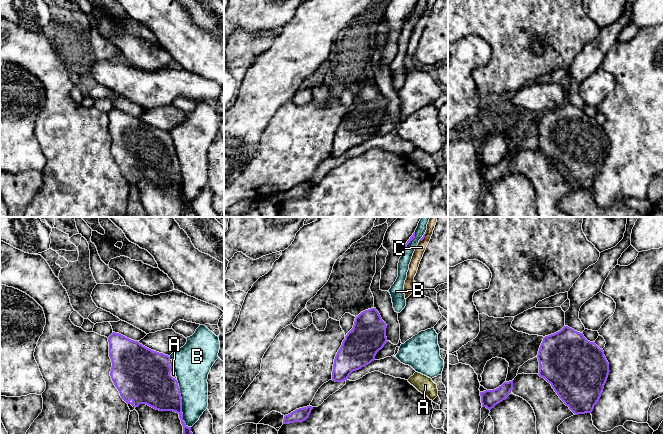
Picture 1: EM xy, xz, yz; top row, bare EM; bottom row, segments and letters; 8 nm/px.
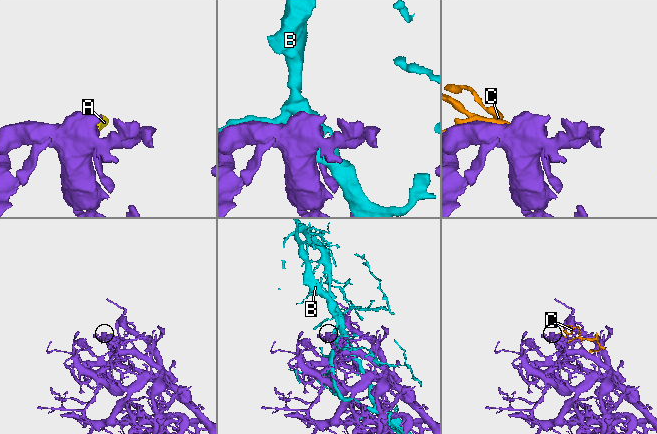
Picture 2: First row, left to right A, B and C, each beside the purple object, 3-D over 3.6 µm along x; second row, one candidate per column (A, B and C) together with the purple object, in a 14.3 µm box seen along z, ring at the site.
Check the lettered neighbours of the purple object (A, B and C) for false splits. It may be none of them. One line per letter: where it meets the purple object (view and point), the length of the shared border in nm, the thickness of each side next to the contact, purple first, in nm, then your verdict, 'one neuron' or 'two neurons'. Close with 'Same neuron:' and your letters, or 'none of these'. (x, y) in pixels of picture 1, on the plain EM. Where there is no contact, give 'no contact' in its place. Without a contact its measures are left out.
A: contact xy (170, 146); length 180 nm; calibres 440 and 50 nm; one neuron
B: contact xy (181, 183); length 340 nm; calibres 300 and 240 nm; two neurons
C: contact xz (424, 12); length 110 nm; calibres 20 and 80 nm; two neurons
Same neuron: A

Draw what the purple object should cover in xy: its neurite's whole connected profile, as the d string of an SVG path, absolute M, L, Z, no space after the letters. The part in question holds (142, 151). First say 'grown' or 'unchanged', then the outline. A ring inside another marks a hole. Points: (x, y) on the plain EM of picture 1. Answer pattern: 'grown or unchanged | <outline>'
grown | M115 108L108 113L108 118L109 133L112 138L110 152L130 187L140 180L146 180L159 187L176 188L179 190L183 202L182 217L198 217L191 208L191 203L188 203L183 197L180 164L170 133Z

